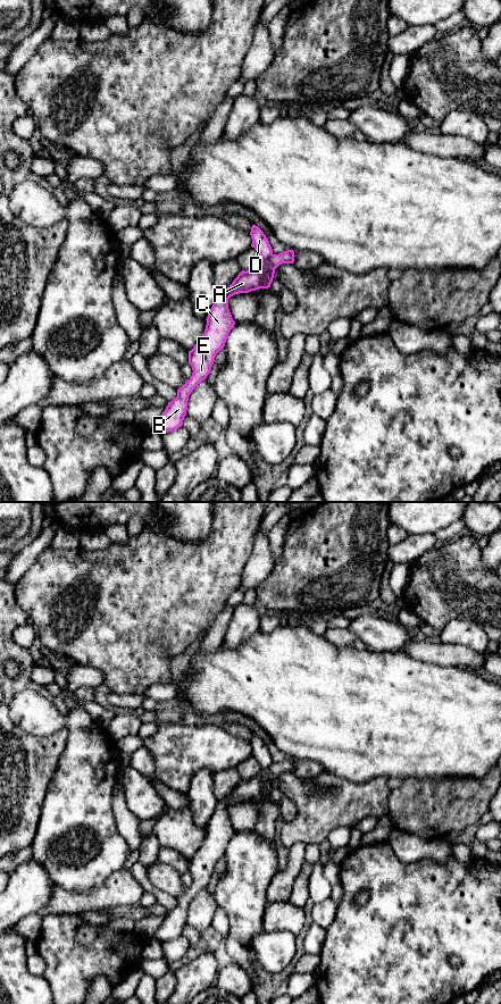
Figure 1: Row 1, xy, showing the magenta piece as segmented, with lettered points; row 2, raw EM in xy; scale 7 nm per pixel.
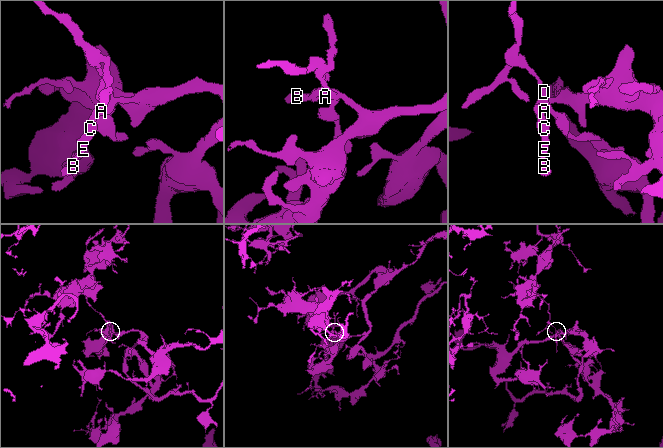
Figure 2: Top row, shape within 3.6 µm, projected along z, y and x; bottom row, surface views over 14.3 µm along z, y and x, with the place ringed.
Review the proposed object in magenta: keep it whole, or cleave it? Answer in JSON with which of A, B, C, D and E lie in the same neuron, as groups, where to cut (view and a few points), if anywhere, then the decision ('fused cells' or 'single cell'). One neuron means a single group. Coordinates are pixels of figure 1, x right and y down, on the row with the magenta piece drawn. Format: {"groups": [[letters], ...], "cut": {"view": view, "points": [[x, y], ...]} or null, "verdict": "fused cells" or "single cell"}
{"groups": [["A", "B", "C", "D", "E"]], "cut": null, "verdict": "single cell"}

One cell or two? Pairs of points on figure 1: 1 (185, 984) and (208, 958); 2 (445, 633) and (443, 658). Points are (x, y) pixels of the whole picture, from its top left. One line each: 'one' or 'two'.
1: one
2: two

